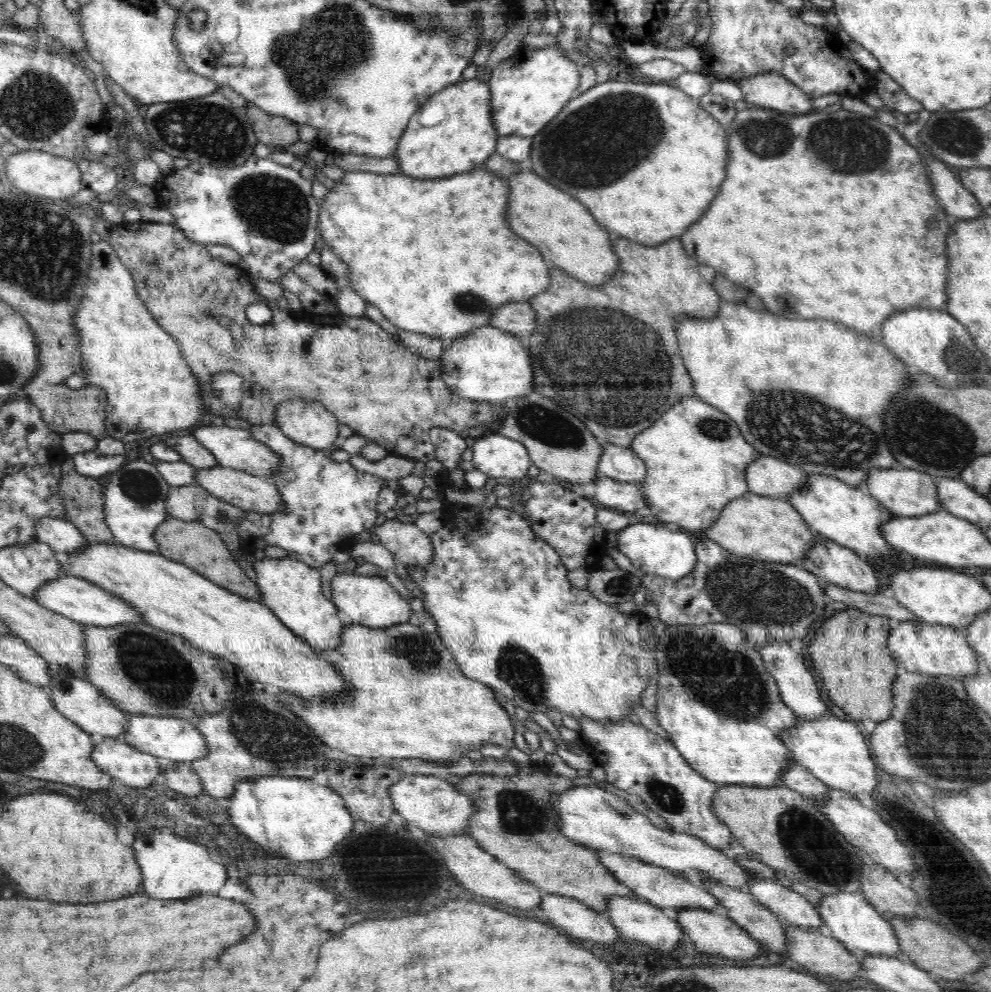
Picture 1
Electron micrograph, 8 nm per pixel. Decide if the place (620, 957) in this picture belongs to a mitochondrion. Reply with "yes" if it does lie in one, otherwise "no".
no

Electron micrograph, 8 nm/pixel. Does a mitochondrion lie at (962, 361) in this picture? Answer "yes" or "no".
yes

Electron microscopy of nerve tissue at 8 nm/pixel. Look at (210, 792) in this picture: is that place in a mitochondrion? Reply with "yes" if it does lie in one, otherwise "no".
no

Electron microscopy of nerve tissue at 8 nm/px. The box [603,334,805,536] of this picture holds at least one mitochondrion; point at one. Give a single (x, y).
(714, 429)

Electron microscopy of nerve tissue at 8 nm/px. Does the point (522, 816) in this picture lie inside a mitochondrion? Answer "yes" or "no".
yes

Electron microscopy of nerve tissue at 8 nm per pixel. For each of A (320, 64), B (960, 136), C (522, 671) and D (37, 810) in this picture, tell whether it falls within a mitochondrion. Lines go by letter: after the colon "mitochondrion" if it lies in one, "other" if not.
A: mitochondrion
B: mitochondrion
C: mitochondrion
D: other

